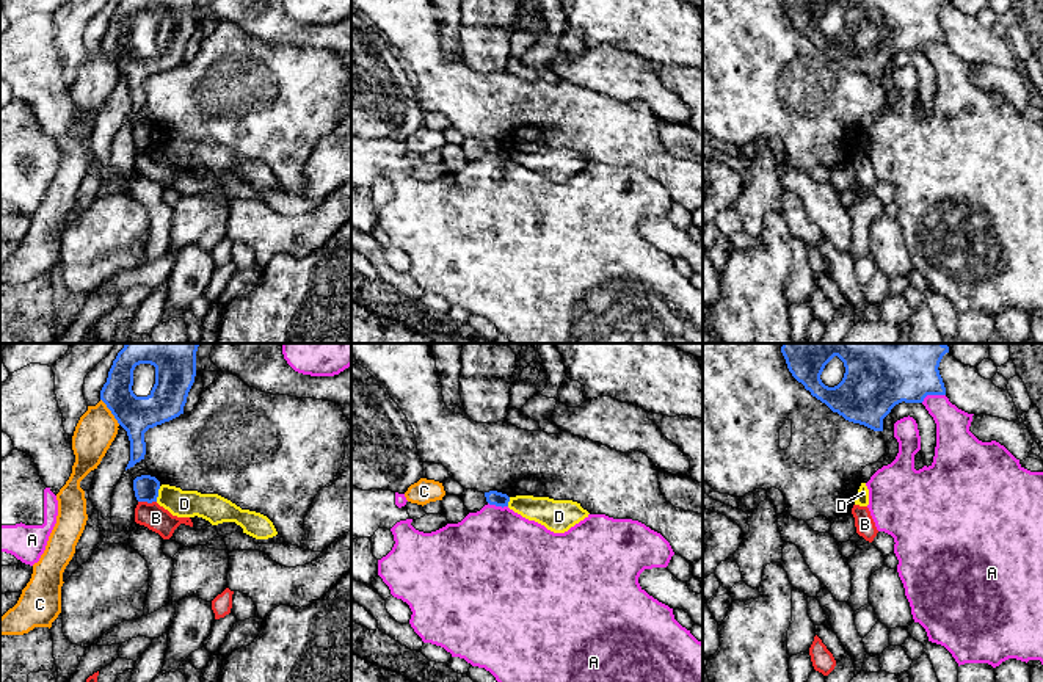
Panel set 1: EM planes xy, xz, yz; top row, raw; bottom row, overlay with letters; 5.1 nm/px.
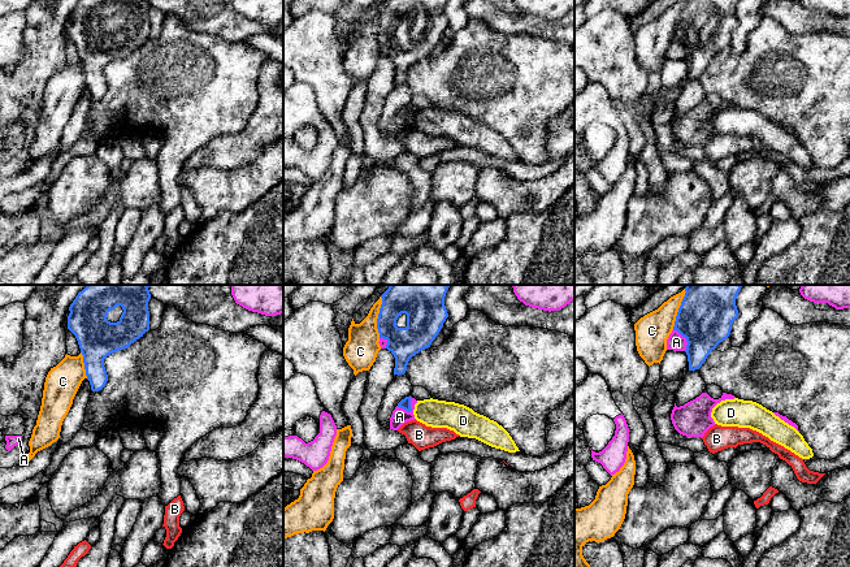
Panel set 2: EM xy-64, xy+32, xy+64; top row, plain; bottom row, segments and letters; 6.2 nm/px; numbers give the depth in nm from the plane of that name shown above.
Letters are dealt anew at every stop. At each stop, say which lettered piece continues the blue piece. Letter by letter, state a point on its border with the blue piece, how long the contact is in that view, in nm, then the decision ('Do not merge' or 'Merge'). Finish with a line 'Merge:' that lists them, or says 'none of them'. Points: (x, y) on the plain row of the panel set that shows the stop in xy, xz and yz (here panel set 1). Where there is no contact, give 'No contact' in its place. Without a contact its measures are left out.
A: Touches blue at yz (932, 43). Shared border 130 nm. Do not merge
B: Touches blue at xy (148, 151). Shared border 100 nm. Do not merge
C: Touches blue at xy (110, 58). Shared border 170 nm. Do not merge
D: Touches blue at xy (157, 143). Shared border 80 nm. Do not merge
Merge: none of them

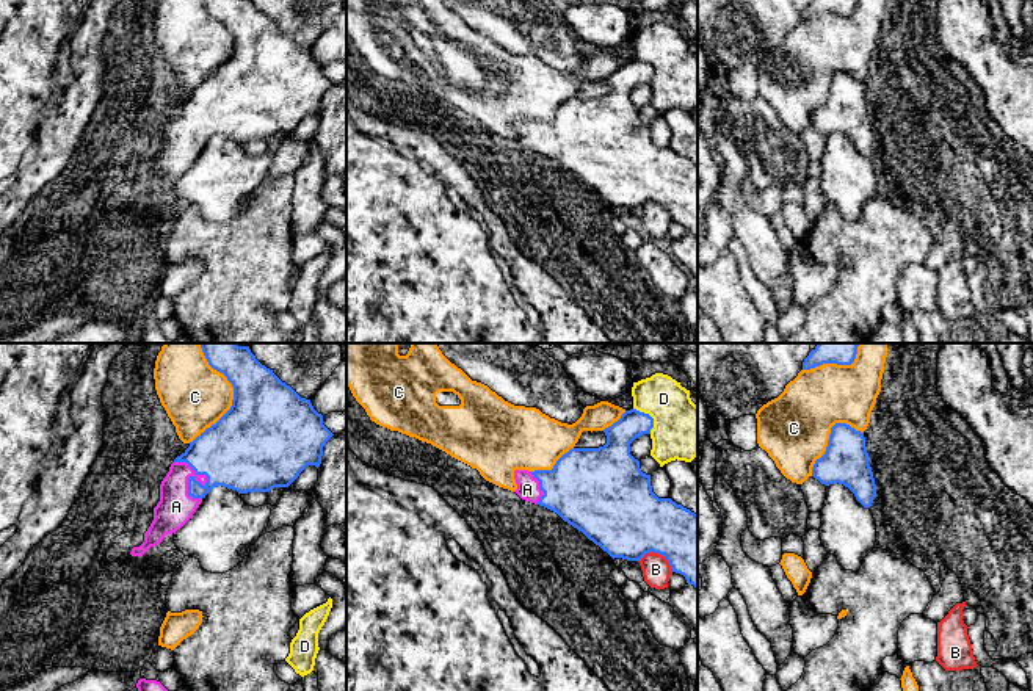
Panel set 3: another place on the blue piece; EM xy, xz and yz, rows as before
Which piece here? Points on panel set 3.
A: Touches blue at xy (188, 127). Shared border 240 nm. Merge
B: Touches blue at xz (659, 202). Shared border 190 nm. Do not merge
C: Touches blue at xy (234, 47). Shared border 480 nm. Do not merge
D: Touches blue at xz (651, 66). Shared border 160 nm. Do not merge
Merge: A

